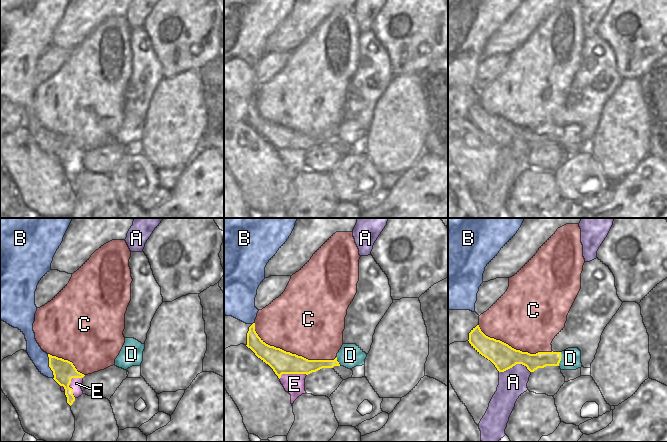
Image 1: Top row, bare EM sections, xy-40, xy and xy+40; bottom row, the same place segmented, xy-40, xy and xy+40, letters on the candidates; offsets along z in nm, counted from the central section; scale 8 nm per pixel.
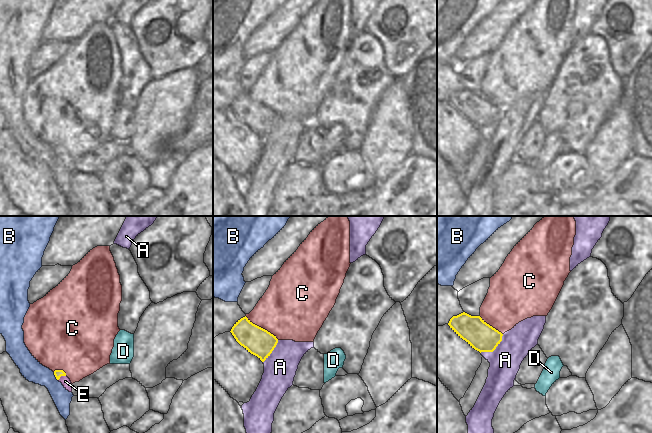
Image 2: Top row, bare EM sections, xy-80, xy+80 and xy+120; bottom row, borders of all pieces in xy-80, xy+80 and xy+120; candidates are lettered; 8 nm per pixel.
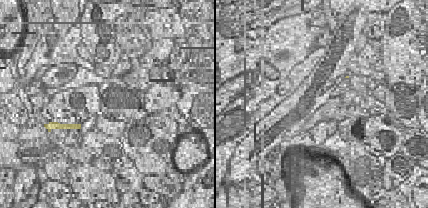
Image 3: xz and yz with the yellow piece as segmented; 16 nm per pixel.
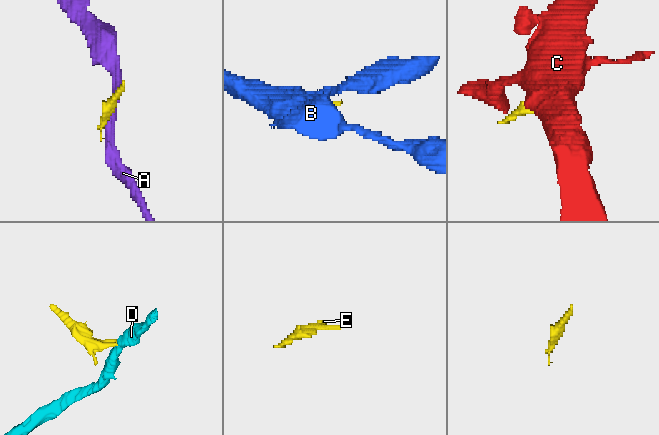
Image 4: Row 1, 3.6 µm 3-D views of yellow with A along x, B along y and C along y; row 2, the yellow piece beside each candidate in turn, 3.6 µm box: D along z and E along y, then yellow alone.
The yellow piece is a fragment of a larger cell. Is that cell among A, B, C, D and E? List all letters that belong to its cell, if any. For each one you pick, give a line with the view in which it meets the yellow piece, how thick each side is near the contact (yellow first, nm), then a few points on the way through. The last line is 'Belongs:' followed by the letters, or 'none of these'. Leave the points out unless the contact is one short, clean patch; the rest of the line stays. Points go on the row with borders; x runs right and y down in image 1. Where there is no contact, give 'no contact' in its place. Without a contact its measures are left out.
Belongs: none of these

